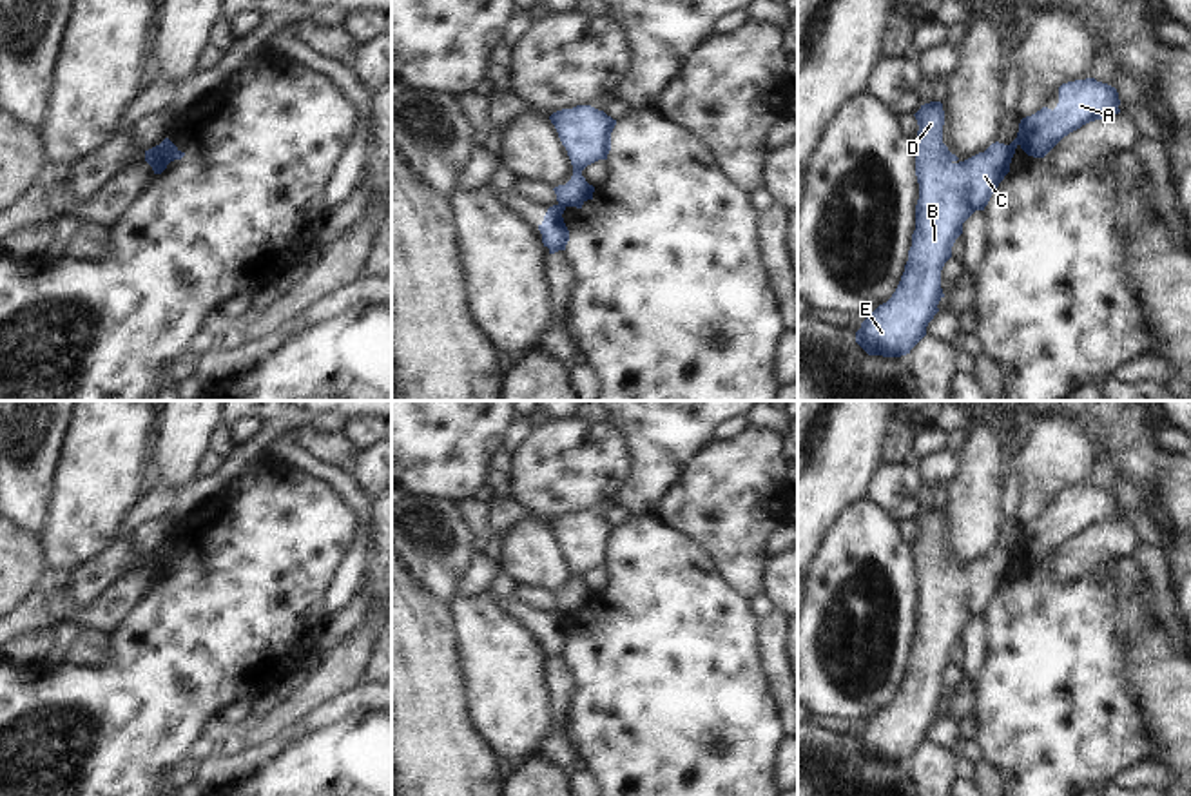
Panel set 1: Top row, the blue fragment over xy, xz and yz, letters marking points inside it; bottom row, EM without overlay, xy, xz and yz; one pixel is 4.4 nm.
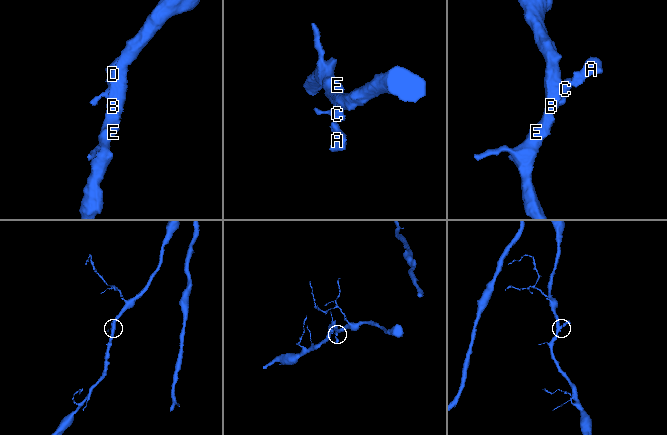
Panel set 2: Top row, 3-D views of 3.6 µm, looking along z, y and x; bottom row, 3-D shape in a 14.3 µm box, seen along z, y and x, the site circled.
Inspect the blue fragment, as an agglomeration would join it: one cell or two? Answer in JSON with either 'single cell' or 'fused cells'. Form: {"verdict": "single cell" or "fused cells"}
{"verdict": "fused cells"}

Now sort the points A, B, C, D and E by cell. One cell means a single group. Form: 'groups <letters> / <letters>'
groups A / B C D E

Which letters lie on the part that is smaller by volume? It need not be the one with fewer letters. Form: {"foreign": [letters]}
{"foreign": ["A"]}

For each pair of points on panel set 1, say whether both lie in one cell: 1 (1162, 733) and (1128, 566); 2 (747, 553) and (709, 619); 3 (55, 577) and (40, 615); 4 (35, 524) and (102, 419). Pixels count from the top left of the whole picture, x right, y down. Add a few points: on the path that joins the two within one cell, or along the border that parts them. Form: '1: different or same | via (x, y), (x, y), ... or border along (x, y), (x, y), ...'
1: different | border along (1113, 563), (1124, 573), (1142, 575)
2: different | border along (706, 548), (720, 573), (749, 599)
3: same | via (51, 586), (40, 599), (40, 606)
4: different | border along (64, 452), (58, 463), (53, 512), (44, 535)

